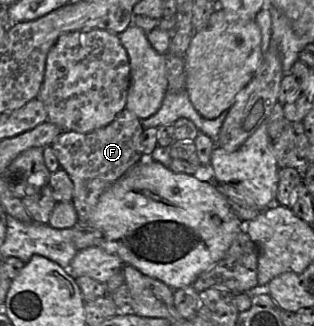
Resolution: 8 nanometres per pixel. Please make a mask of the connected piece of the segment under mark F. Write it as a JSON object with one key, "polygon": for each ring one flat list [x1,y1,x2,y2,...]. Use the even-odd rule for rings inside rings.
{"polygon":[[124,108,105,127,88,133,63,131,53,141,51,147,60,168,67,172,73,182,71,201,77,212,77,224,88,224,102,193,143,157,141,153,143,130,141,120]]}

